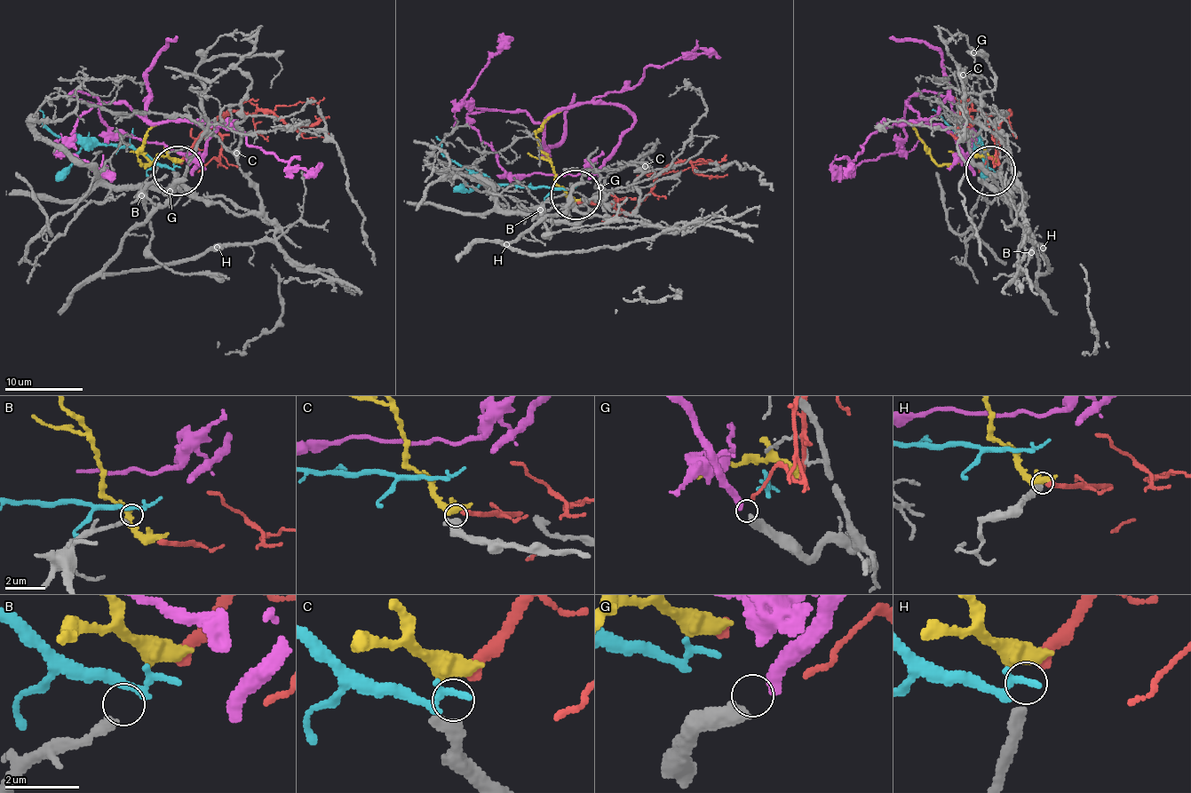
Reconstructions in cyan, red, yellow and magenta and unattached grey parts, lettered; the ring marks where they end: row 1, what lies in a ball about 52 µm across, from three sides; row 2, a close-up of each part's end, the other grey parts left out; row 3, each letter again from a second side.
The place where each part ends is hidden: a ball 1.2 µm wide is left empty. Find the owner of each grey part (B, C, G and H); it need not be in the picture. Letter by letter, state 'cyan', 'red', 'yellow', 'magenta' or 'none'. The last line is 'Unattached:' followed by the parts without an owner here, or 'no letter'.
B: none
C: yellow
G: none
H: red
Unattached: B, G

